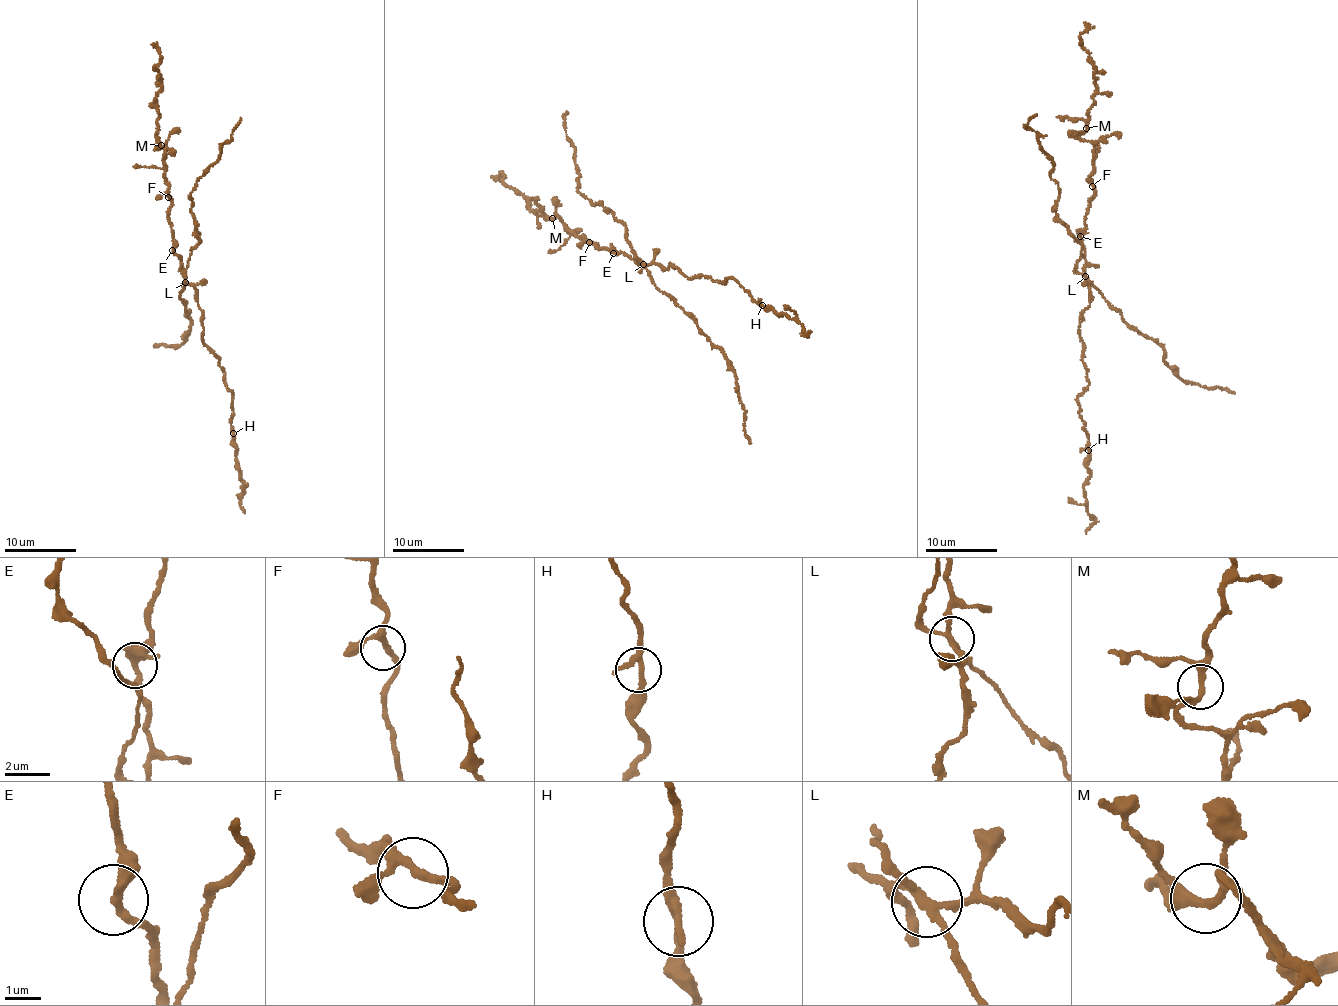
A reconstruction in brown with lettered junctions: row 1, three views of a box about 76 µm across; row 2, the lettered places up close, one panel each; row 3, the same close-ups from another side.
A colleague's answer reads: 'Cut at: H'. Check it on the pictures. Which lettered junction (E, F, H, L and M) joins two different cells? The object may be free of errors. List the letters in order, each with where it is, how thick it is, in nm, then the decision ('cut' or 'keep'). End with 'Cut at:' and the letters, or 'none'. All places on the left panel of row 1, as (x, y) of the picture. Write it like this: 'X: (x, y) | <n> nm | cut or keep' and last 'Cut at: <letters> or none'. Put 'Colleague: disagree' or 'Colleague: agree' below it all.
E: (172, 250) | 320 nm | keep
F: (168, 197) | 200 nm | keep
H: (233, 433) | 200 nm | keep
L: (185, 282) | 200 nm | cut
M: (161, 145) | 220 nm | keep
Cut at: L
Colleague: disagree

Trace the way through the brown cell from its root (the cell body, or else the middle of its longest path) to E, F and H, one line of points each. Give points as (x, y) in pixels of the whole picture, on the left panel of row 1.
E: (184, 277), (182, 258), (172, 250)
F: (184, 277), (182, 258), (174, 252), (173, 231), (168, 215), (171, 199), (168, 197)
H: (184, 277), (195, 289), (195, 300), (202, 312), (203, 344), (219, 360), (226, 388), (232, 392), (233, 433)

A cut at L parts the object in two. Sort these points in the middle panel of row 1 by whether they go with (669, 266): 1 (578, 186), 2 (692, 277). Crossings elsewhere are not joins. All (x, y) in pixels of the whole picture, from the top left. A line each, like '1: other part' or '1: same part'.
1: other part
2: same part

